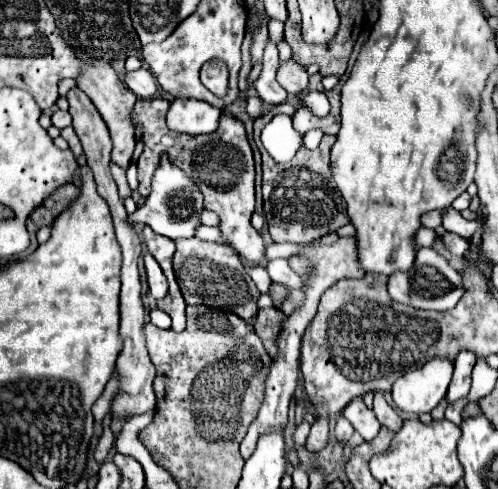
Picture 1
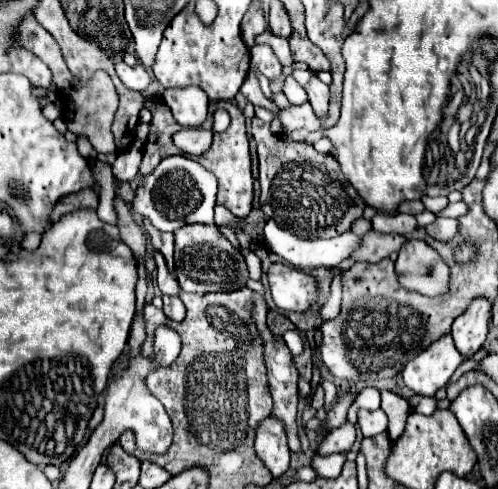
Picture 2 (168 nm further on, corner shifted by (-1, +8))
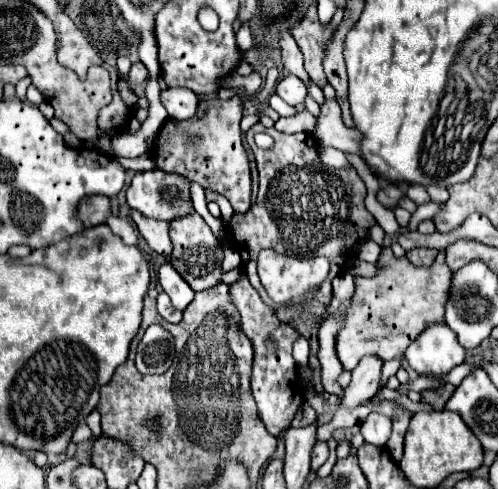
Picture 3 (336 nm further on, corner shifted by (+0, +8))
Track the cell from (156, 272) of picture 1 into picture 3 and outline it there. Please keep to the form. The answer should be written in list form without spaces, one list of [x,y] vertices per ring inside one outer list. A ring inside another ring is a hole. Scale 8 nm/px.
[[[162,264],[160,270],[158,270],[158,282],[162,286],[162,290],[170,296],[174,308],[180,308],[184,310],[192,298],[194,298],[194,292],[192,288],[188,288],[188,284],[184,284],[184,280],[180,280],[178,272],[172,268],[172,264]]]

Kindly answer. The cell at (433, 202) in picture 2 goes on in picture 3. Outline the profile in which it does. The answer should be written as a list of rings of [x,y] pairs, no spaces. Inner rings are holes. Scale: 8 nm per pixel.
[[[410,186],[410,188],[406,190],[406,196],[408,196],[412,202],[416,202],[418,206],[430,202],[430,194],[426,192],[424,186]]]

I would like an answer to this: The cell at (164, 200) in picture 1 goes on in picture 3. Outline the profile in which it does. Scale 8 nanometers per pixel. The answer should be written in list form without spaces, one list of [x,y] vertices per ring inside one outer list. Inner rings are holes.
[[[164,170],[136,172],[136,176],[132,178],[132,182],[126,190],[126,200],[128,200],[128,206],[132,210],[138,210],[148,218],[172,222],[174,218],[188,216],[190,212],[194,212],[192,196],[190,196],[190,184],[192,184],[192,180],[188,176],[170,174],[170,172],[164,172]]]

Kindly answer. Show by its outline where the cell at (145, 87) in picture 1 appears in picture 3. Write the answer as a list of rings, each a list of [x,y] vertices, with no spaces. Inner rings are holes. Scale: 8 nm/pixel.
[[[134,62],[132,68],[130,68],[130,72],[128,72],[128,76],[126,76],[126,82],[128,82],[130,86],[138,86],[138,84],[142,84],[142,82],[146,82],[146,80],[148,80],[148,72],[146,72],[144,64]]]

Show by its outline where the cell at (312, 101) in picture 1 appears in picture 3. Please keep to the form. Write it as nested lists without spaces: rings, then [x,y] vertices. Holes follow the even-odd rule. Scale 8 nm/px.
[[[286,74],[286,76],[282,76],[282,80],[276,84],[276,94],[278,94],[284,102],[288,102],[290,106],[296,106],[296,104],[304,102],[308,90],[306,90],[304,82],[302,82],[298,76]]]

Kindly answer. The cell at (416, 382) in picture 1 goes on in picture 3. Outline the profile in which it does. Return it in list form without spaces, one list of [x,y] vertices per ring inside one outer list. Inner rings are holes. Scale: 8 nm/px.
[[[446,324],[426,328],[406,350],[406,362],[418,376],[440,378],[454,366],[462,364],[466,350],[458,344],[456,334]]]

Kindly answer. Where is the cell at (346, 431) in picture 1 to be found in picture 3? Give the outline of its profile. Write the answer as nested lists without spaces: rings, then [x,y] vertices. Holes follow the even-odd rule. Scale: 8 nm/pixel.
[[[318,442],[316,448],[312,450],[312,470],[316,472],[330,456],[330,448],[328,448],[328,442]]]

